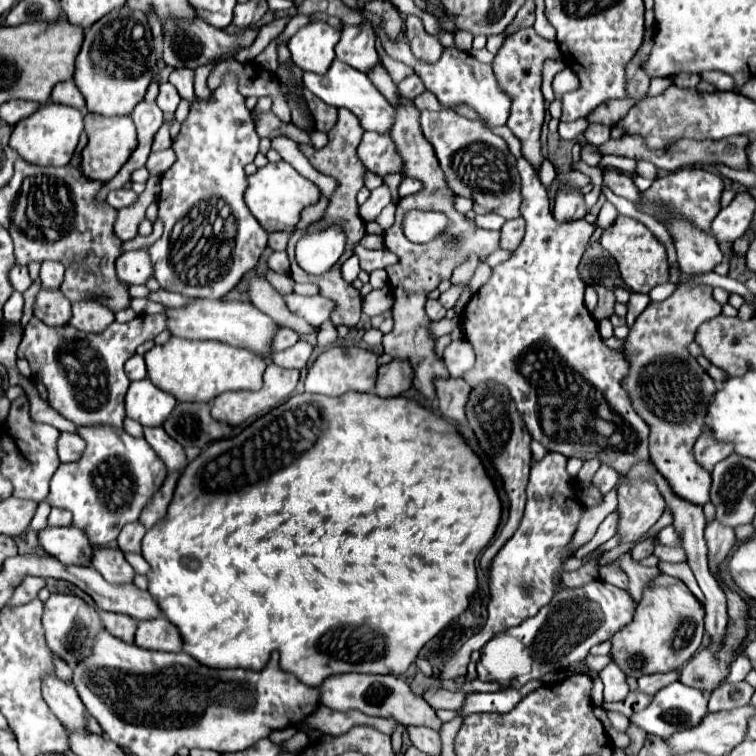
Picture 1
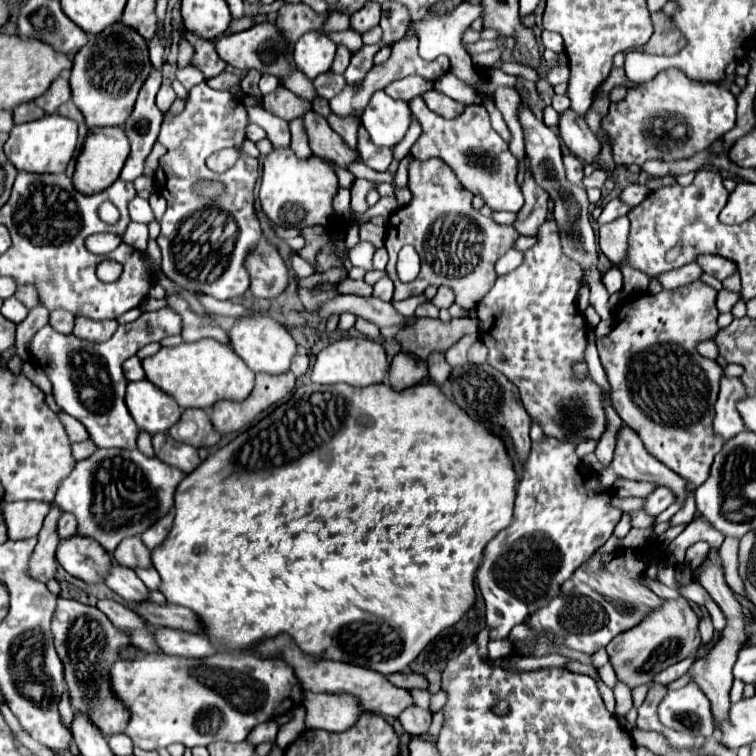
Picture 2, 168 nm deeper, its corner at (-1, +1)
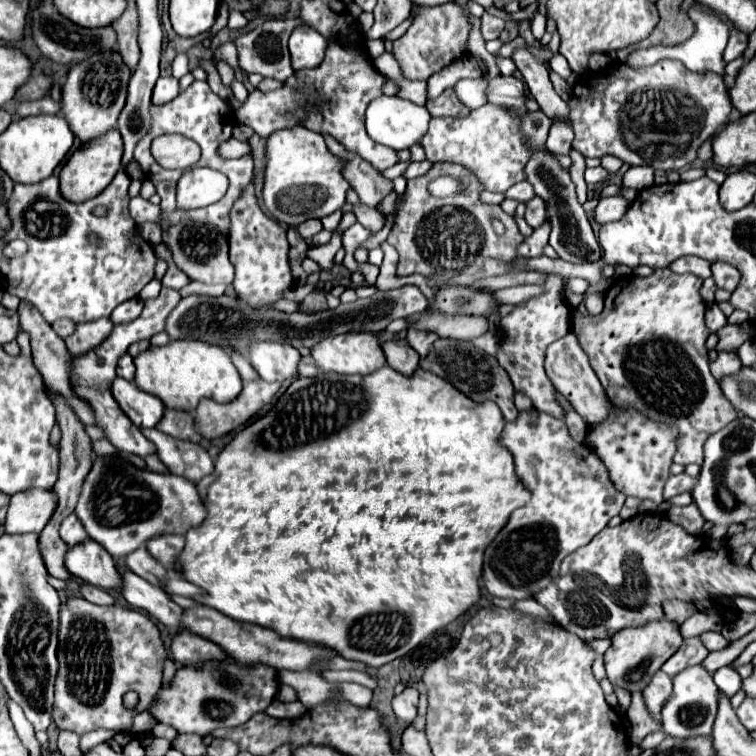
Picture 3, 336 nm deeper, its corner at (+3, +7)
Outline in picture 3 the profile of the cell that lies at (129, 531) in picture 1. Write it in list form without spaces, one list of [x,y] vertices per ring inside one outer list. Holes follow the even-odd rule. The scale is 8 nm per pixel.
[[[138,547],[136,551],[128,553],[124,557],[124,561],[126,561],[130,571],[134,571],[138,577],[142,577],[142,579],[146,579],[146,581],[150,581],[154,585],[158,585],[158,581],[162,581],[168,575],[164,565],[158,563],[154,557],[150,557],[146,547]]]

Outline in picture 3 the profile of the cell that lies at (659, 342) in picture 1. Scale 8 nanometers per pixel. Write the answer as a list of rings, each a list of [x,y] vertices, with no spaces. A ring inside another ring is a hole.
[[[656,269],[652,277],[622,277],[616,279],[604,293],[604,311],[600,315],[580,317],[574,311],[572,331],[578,335],[584,353],[590,359],[596,377],[600,379],[608,399],[618,409],[638,409],[646,419],[678,429],[674,463],[702,465],[702,445],[718,429],[724,429],[736,419],[736,411],[724,397],[720,385],[710,373],[710,359],[704,347],[710,331],[704,321],[706,305],[700,297],[702,279],[692,273],[674,275],[670,269]]]

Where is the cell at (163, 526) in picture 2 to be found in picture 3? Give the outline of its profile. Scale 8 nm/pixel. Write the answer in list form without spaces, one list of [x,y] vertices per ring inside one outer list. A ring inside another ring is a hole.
[[[160,535],[146,543],[146,549],[154,559],[158,559],[168,571],[176,569],[176,555],[184,547],[184,537],[172,537],[172,535]]]

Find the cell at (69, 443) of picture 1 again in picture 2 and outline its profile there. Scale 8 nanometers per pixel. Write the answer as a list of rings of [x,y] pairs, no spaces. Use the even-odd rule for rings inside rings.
[[[92,439],[82,441],[82,443],[72,443],[72,453],[74,453],[74,457],[76,457],[78,461],[80,461],[80,459],[90,457],[96,449],[98,449],[98,447],[94,445],[94,441],[92,441]]]

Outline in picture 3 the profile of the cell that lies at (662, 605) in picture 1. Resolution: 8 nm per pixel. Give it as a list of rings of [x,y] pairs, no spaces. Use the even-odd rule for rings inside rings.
[[[662,617],[658,621],[646,623],[644,627],[622,629],[622,631],[614,633],[614,637],[610,641],[612,641],[612,645],[604,653],[606,675],[612,685],[624,687],[632,693],[632,691],[642,691],[648,685],[650,677],[660,669],[662,661],[666,661],[670,655],[674,655],[674,651],[682,645],[684,637],[680,633],[680,625]]]

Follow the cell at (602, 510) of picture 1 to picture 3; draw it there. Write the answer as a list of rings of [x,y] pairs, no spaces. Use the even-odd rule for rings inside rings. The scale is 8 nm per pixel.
[[[568,333],[566,337],[554,341],[548,351],[546,351],[546,373],[550,377],[550,381],[554,383],[556,391],[562,393],[576,409],[576,413],[588,423],[588,425],[600,425],[602,421],[606,421],[606,417],[610,417],[612,405],[596,377],[596,373],[592,371],[586,353],[580,349],[578,345],[578,337],[574,333]]]

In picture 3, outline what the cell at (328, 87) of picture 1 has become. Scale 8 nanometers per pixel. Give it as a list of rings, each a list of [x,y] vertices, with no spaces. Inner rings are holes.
[[[376,97],[374,101],[370,101],[368,109],[366,109],[366,131],[370,135],[370,139],[374,139],[380,145],[386,145],[390,149],[408,149],[412,147],[428,129],[428,121],[430,121],[430,113],[426,111],[426,107],[414,105],[408,99],[400,99],[400,97]]]

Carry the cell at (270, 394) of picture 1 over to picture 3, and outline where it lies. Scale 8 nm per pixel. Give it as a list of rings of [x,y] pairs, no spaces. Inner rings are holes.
[[[256,379],[246,381],[242,393],[226,405],[216,403],[214,399],[202,399],[196,409],[196,427],[206,439],[222,437],[224,433],[250,421],[264,405],[270,403],[278,389],[280,383],[266,383]]]

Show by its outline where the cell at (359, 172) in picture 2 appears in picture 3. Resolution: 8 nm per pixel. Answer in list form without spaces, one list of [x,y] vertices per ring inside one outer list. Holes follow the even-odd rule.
[[[428,160],[412,162],[403,174],[403,177],[410,180],[422,176],[427,173],[432,165],[433,163]]]

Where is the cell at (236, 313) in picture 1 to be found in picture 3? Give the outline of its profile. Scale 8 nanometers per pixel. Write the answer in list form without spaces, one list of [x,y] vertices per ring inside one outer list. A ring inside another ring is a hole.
[[[254,341],[248,349],[250,365],[264,381],[286,381],[298,377],[300,353],[292,345],[274,341]]]

